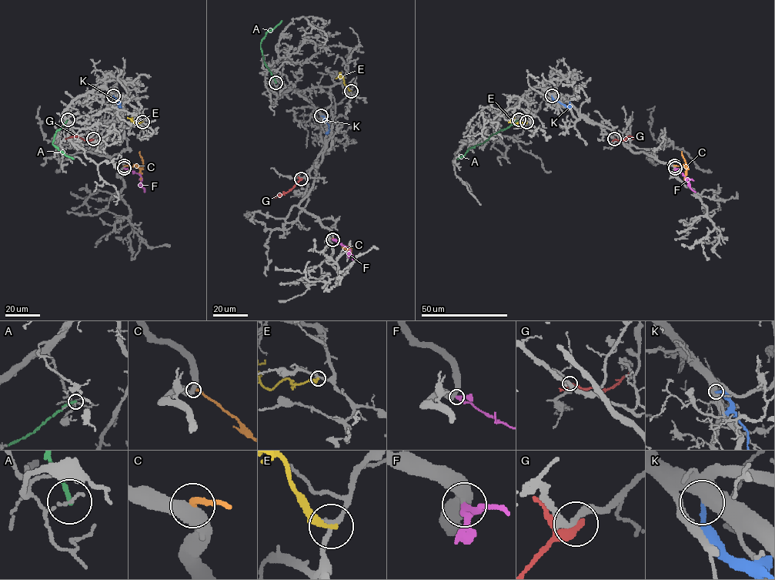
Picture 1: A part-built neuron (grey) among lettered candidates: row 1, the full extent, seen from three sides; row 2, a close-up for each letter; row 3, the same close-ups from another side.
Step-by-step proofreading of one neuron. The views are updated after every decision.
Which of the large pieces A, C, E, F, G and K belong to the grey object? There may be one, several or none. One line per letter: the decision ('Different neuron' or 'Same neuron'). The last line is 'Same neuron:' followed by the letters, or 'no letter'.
A: Different neuron
C: Different neuron
E: Different neuron
F: Same neuron
G: Different neuron
K: Different neuron
Same neuron: F

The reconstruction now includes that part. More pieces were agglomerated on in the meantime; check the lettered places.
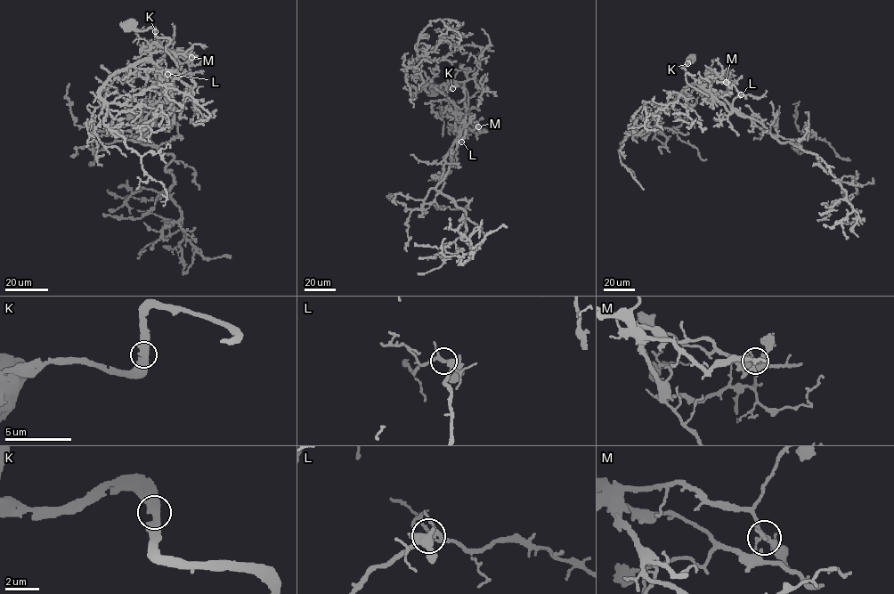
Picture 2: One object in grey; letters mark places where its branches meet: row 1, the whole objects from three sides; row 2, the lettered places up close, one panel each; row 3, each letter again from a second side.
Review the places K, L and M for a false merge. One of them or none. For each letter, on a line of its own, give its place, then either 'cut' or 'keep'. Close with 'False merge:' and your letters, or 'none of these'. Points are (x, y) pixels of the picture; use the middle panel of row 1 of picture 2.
K: (452, 88) | keep
L: (461, 142) | keep
M: (478, 126) | cut
False merge: M

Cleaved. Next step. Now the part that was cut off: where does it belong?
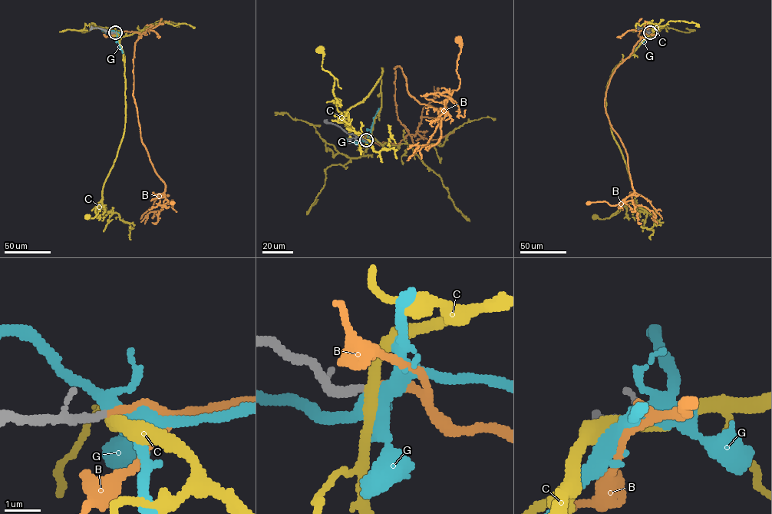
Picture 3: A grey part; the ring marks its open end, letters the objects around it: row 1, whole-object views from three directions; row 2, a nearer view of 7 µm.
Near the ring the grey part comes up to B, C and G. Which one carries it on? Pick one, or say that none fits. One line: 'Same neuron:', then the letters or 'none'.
Same neuron: B

